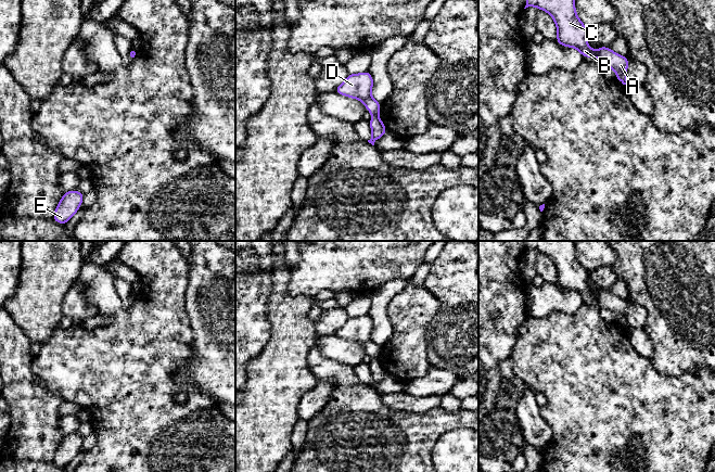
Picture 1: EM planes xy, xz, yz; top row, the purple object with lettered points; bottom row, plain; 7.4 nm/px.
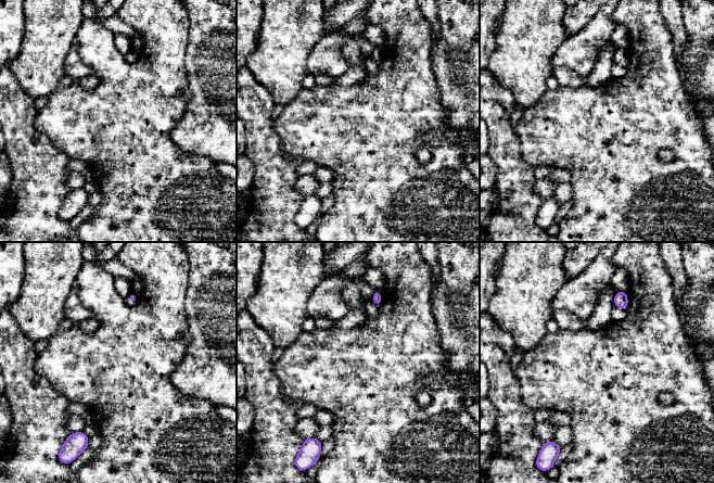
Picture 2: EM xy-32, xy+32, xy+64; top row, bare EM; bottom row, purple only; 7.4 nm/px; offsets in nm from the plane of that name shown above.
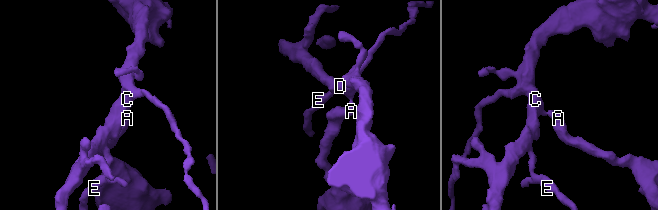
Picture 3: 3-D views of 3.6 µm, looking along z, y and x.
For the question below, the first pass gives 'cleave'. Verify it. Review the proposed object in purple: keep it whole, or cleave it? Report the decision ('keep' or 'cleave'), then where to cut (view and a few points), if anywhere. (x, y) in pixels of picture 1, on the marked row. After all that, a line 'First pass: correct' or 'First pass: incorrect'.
cleave | xz (377, 114), (373, 116)
First pass: correct

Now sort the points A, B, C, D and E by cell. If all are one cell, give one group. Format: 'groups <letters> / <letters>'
groups A / B C D E

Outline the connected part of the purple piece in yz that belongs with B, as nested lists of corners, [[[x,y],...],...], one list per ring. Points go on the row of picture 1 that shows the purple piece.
[[[526,0],[526,5],[548,12],[558,29],[556,42],[577,49],[584,58],[595,58],[596,52],[587,44],[589,29],[576,15],[574,0]]]

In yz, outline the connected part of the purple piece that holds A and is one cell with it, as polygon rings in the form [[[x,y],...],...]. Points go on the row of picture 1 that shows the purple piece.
[[[600,47],[596,51],[596,58],[600,63],[608,65],[616,73],[616,79],[623,85],[629,86],[626,72],[628,67],[628,58],[613,52],[609,47]]]

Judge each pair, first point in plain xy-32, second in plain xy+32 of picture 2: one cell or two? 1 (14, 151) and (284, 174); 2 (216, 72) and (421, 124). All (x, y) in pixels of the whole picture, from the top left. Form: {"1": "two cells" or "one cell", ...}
{"1": "one cell", "2": "two cells"}

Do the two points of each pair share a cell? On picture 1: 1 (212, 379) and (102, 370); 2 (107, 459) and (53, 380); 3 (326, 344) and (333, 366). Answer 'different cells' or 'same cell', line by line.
1: different cells
2: same cell
3: different cells

